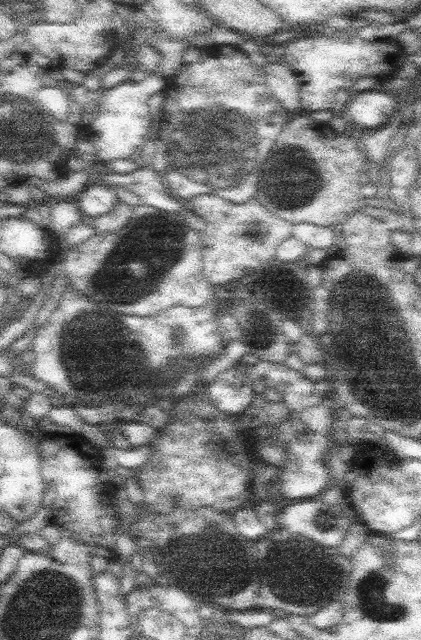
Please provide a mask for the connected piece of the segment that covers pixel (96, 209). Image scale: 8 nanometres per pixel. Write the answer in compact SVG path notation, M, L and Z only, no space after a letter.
M98 181L93 182L76 198L80 204L85 220L94 220L112 210L118 200L112 188L106 188Z

